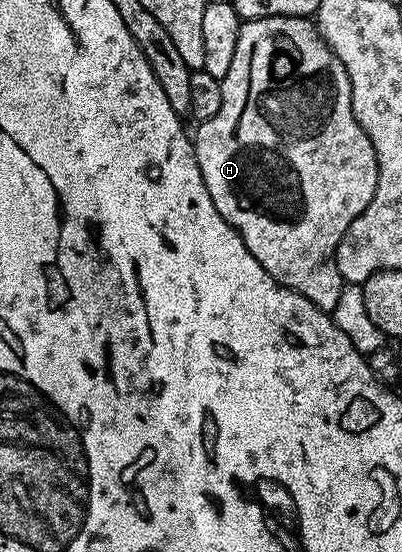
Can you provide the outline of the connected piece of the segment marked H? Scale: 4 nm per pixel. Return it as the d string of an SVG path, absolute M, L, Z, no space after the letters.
M272 16L271 18L255 18L243 21L240 36L236 40L236 56L232 56L232 65L228 68L228 76L221 80L222 99L220 112L212 116L212 120L197 123L193 131L192 141L196 160L200 164L200 176L204 176L204 188L208 188L208 196L212 196L212 204L216 204L216 212L234 226L234 231L244 240L248 252L256 256L256 260L282 286L295 290L298 294L316 304L320 309L332 312L342 295L343 280L338 265L332 260L338 250L342 238L348 228L372 204L372 196L376 196L378 183L378 161L372 148L372 140L360 128L356 116L352 112L352 84L344 64L328 48L328 44L318 34L317 25L310 18L293 18L292 16Z

